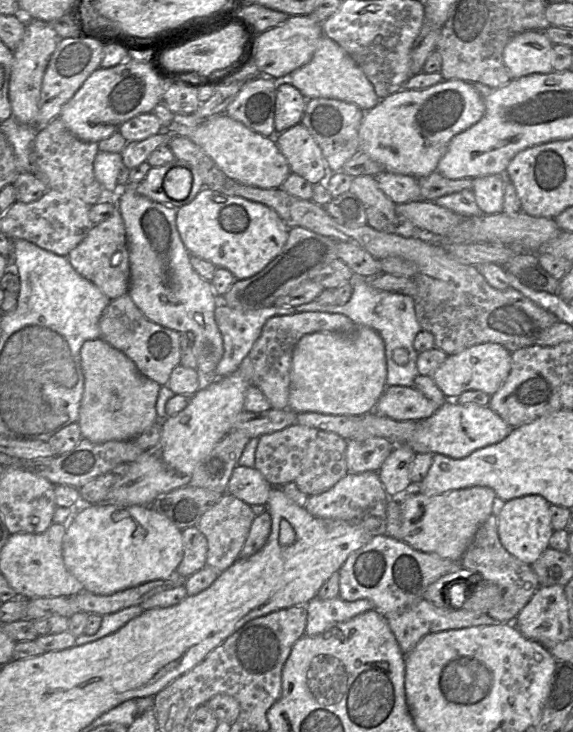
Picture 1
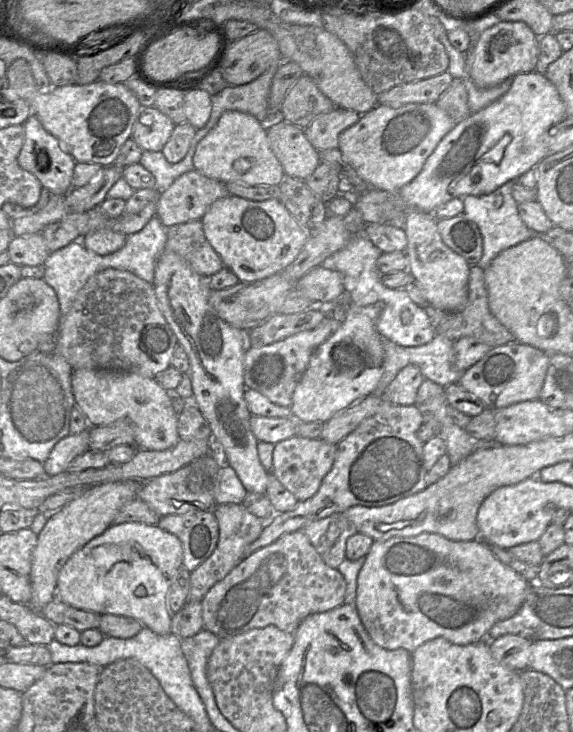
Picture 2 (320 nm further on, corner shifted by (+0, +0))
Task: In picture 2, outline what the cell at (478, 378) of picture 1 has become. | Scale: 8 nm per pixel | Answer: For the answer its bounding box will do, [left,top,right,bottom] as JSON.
[458,342,550,409]

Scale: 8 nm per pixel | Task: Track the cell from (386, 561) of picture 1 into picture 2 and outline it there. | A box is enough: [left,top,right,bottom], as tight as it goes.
[354,533,531,653]

